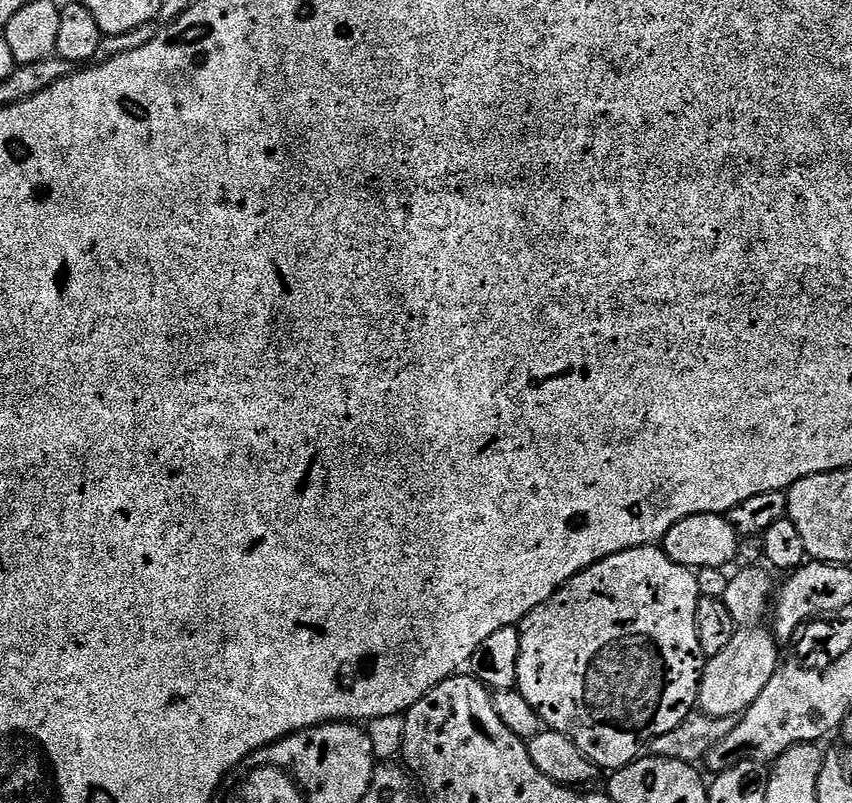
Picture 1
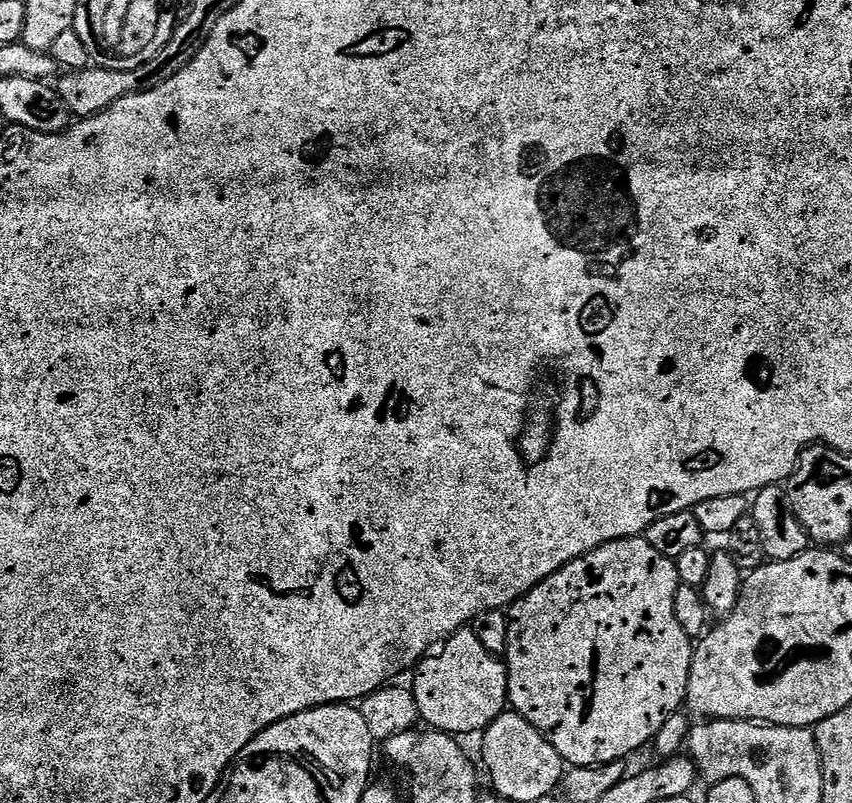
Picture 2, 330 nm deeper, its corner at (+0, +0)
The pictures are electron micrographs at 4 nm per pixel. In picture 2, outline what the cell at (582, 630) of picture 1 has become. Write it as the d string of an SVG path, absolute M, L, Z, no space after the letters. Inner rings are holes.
M647 539L612 540L608 544L598 546L593 552L586 553L582 558L570 562L562 570L550 574L550 578L534 586L534 590L530 590L507 609L510 622L510 638L506 653L508 703L511 711L529 720L551 742L554 750L558 750L558 754L564 759L565 765L589 768L595 764L624 760L631 752L638 751L643 744L651 745L658 730L662 730L666 721L685 707L694 644L688 639L686 630L678 626L676 592L680 586L675 559L654 550L654 546L650 546Z

